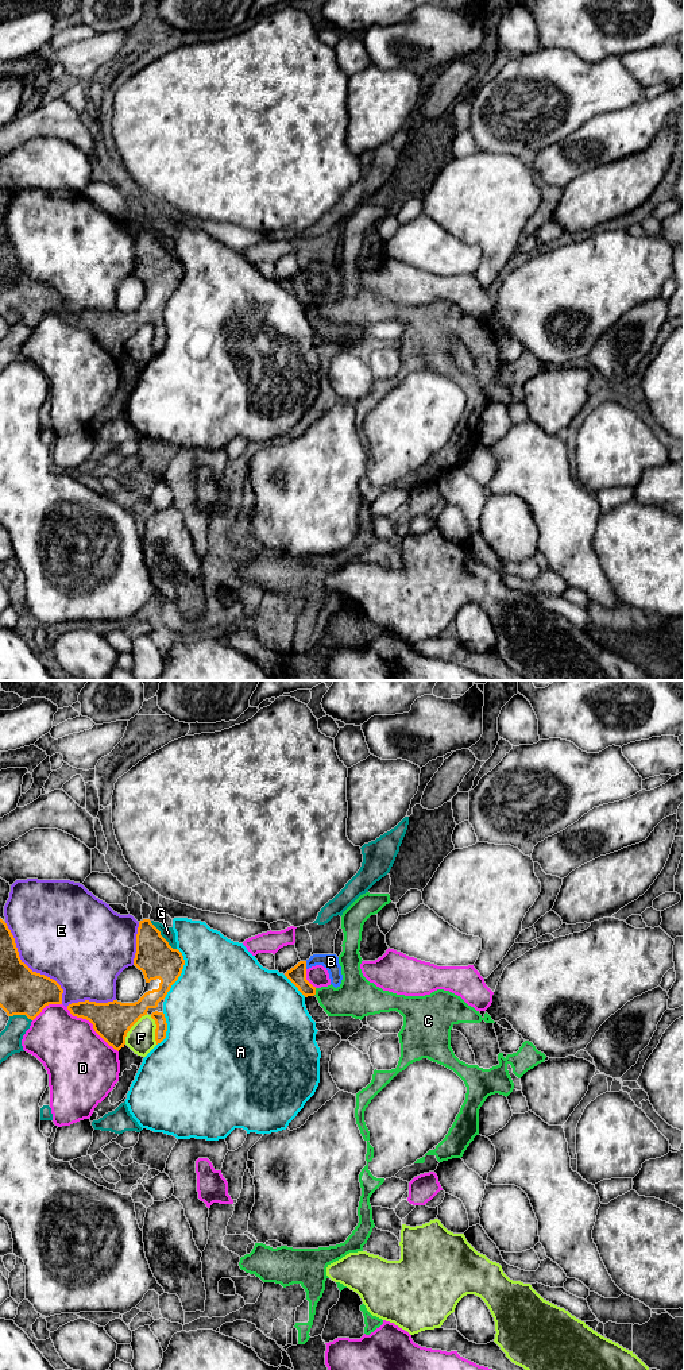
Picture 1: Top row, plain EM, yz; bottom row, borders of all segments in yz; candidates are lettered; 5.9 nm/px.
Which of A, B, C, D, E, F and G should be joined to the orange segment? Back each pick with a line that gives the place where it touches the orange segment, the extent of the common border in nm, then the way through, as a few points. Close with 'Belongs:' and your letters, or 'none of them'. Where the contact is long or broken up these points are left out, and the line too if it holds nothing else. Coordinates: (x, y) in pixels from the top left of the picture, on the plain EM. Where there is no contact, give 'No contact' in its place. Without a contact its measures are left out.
B: Touches orange at yz (305, 274). Shared border 50 nm
Belongs: B

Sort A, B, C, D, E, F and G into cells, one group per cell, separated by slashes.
A / B / C / D / E / F / G

